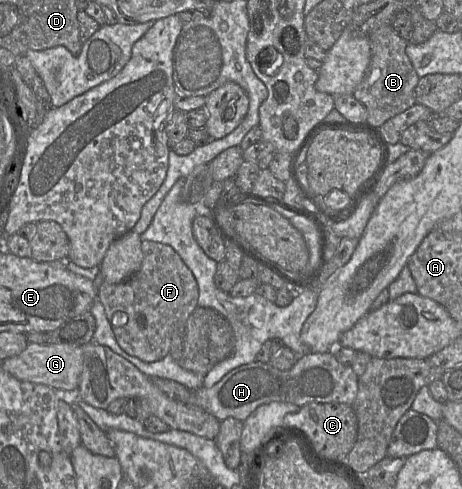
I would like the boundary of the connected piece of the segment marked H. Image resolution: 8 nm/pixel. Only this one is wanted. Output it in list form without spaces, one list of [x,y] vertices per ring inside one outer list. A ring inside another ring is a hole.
[[[308,352],[299,356],[289,370],[279,370],[270,363],[251,362],[241,365],[222,377],[211,388],[193,391],[197,405],[205,412],[223,421],[233,417],[244,421],[260,405],[273,401],[296,404],[338,402],[352,405],[358,392],[358,376],[351,366],[337,361],[333,352]]]

